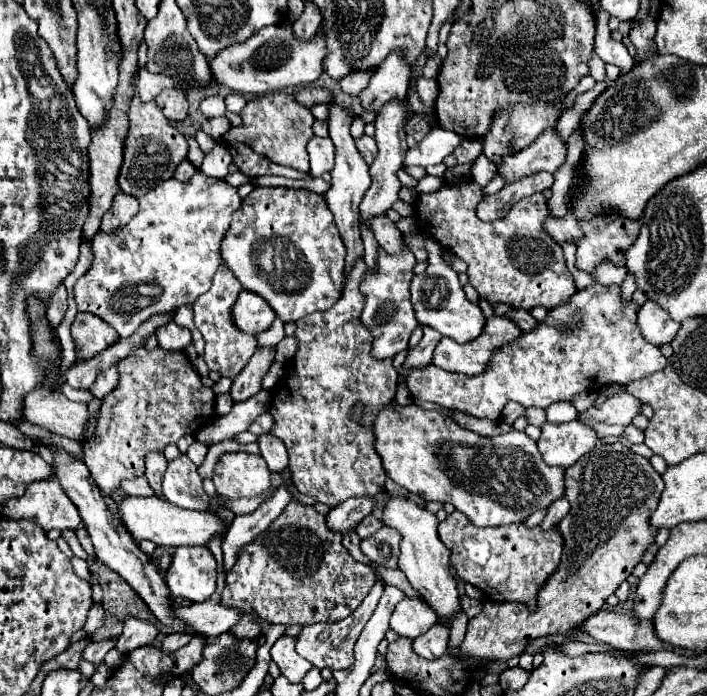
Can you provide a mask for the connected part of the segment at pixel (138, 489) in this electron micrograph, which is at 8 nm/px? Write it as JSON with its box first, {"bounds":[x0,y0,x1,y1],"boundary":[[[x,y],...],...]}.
{"bounds":[122,476,154,496],"boundary":[[[146,476],[142,478],[134,478],[134,480],[124,480],[122,482],[122,490],[130,496],[154,496],[154,490],[150,488]]]}

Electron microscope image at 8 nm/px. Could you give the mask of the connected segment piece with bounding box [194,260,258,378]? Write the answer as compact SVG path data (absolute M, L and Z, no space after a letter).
M220 260L218 272L212 278L212 288L206 294L198 296L198 300L194 302L194 322L196 322L196 328L202 332L202 336L206 340L204 362L208 364L208 368L212 372L220 374L222 378L224 376L228 376L228 378L238 376L238 372L244 368L244 364L250 360L250 356L254 354L254 350L258 346L256 336L242 332L234 324L232 306L234 306L234 300L238 298L238 292L242 292L242 284L238 284L238 278Z

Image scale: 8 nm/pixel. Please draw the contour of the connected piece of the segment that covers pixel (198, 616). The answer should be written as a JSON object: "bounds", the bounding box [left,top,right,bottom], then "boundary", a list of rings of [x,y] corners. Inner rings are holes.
{"bounds":[172,584,242,638],"boundary":[[[224,584],[216,588],[216,592],[210,600],[204,600],[204,602],[192,604],[192,606],[180,606],[180,604],[172,602],[174,616],[178,620],[182,620],[194,632],[206,634],[210,638],[220,636],[222,632],[230,630],[238,622],[238,618],[242,618],[242,612],[222,606],[222,598],[220,598],[222,590],[224,590]]]}

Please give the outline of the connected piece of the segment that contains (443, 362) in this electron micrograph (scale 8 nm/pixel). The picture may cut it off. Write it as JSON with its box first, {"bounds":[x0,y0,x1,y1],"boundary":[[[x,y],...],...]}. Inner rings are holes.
{"bounds":[432,316,522,374],"boundary":[[[492,316],[486,326],[484,326],[484,332],[472,340],[472,342],[466,342],[466,344],[458,344],[450,338],[442,338],[434,350],[434,358],[432,358],[432,364],[448,370],[448,372],[460,372],[460,374],[482,374],[488,366],[490,366],[490,356],[494,356],[494,352],[498,352],[498,348],[514,342],[518,336],[522,336],[522,330],[518,328],[518,324],[514,324],[514,320],[510,318],[498,318],[498,316]]]}

